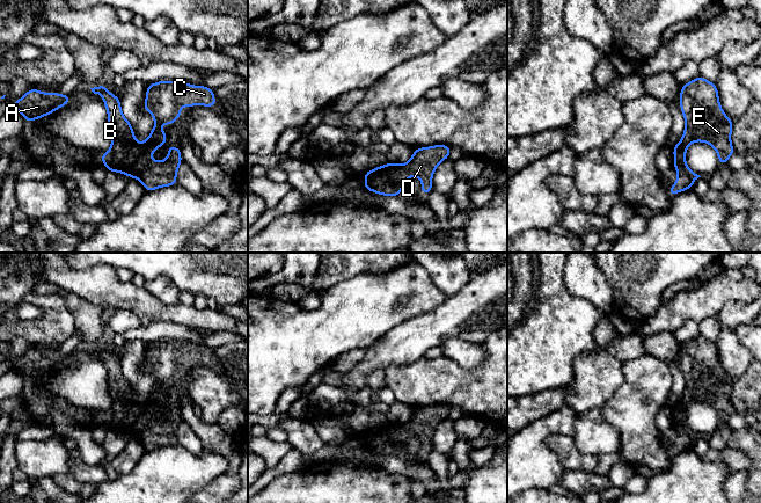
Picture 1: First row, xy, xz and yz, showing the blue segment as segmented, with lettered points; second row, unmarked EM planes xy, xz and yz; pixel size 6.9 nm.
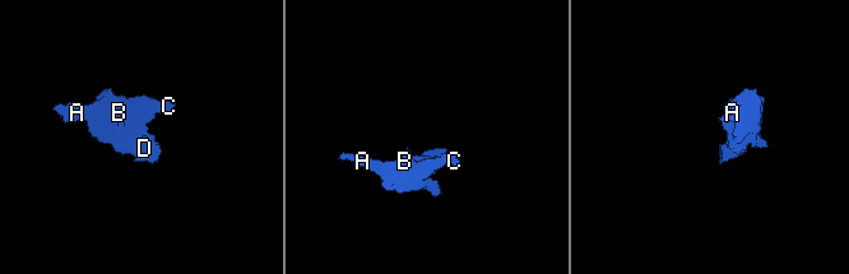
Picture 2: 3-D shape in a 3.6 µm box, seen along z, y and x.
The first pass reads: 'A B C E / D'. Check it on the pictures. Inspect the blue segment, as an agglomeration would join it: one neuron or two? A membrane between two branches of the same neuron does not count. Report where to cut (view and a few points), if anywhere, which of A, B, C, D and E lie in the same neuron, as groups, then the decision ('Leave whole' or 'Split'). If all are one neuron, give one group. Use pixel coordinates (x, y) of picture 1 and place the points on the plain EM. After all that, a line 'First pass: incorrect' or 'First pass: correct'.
No split. Groups: A B C D E. Leave whole
First pass: incorrect

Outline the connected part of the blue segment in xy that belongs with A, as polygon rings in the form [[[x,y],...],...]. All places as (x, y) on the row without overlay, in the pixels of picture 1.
[[[36,348],[29,349],[12,367],[20,371],[24,380],[37,380],[52,373],[71,362],[71,355],[43,352]]]

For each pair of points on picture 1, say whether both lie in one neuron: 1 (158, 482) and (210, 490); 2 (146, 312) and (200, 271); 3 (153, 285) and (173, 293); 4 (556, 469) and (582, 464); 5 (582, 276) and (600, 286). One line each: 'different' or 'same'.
1: different
2: different
3: same
4: different
5: same

